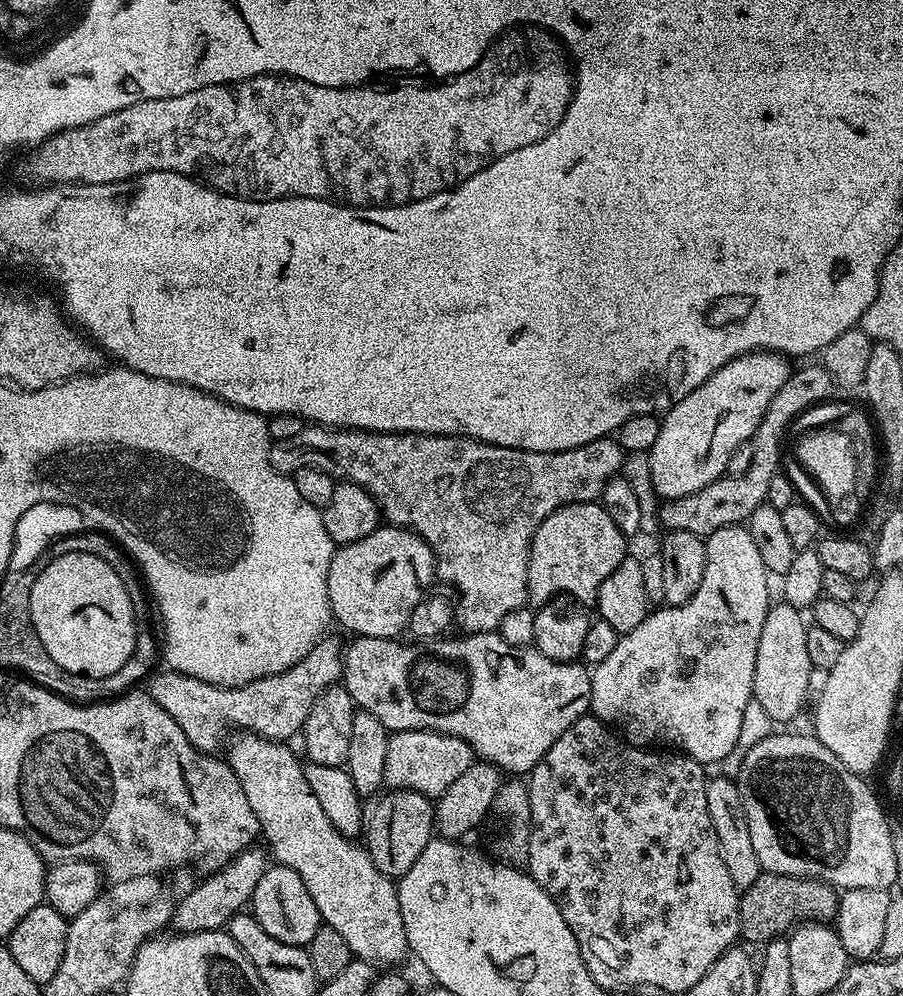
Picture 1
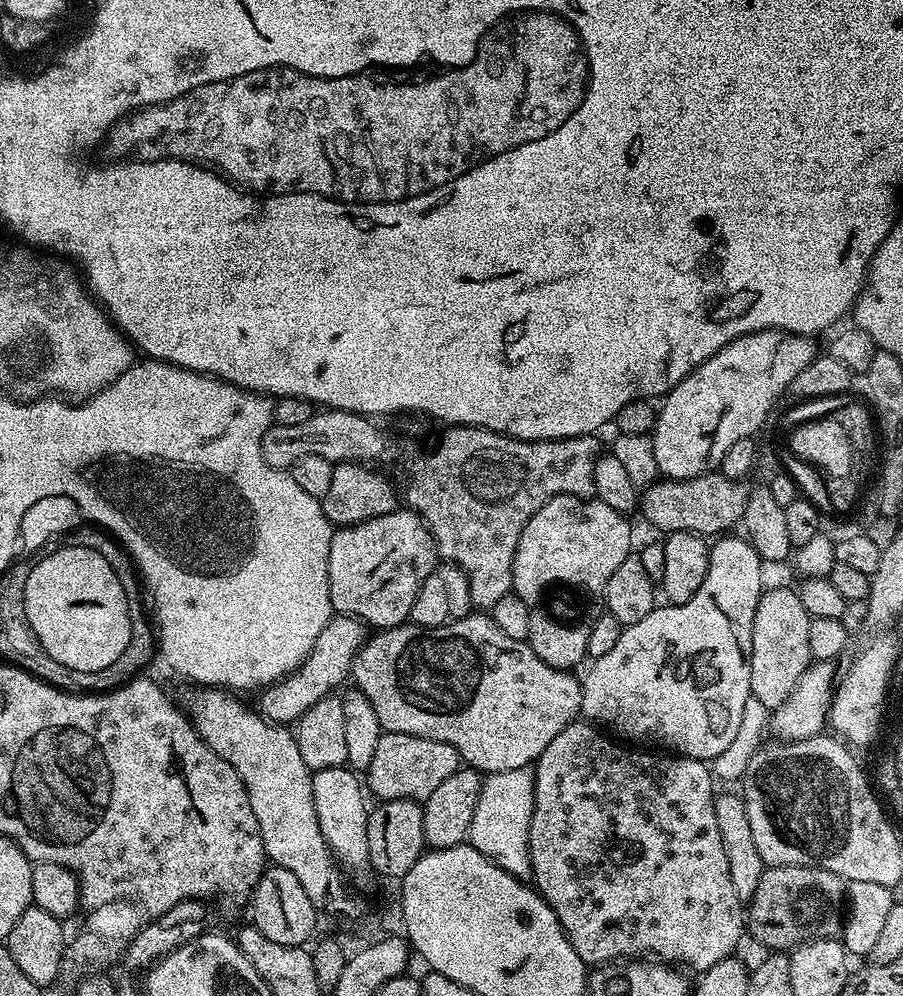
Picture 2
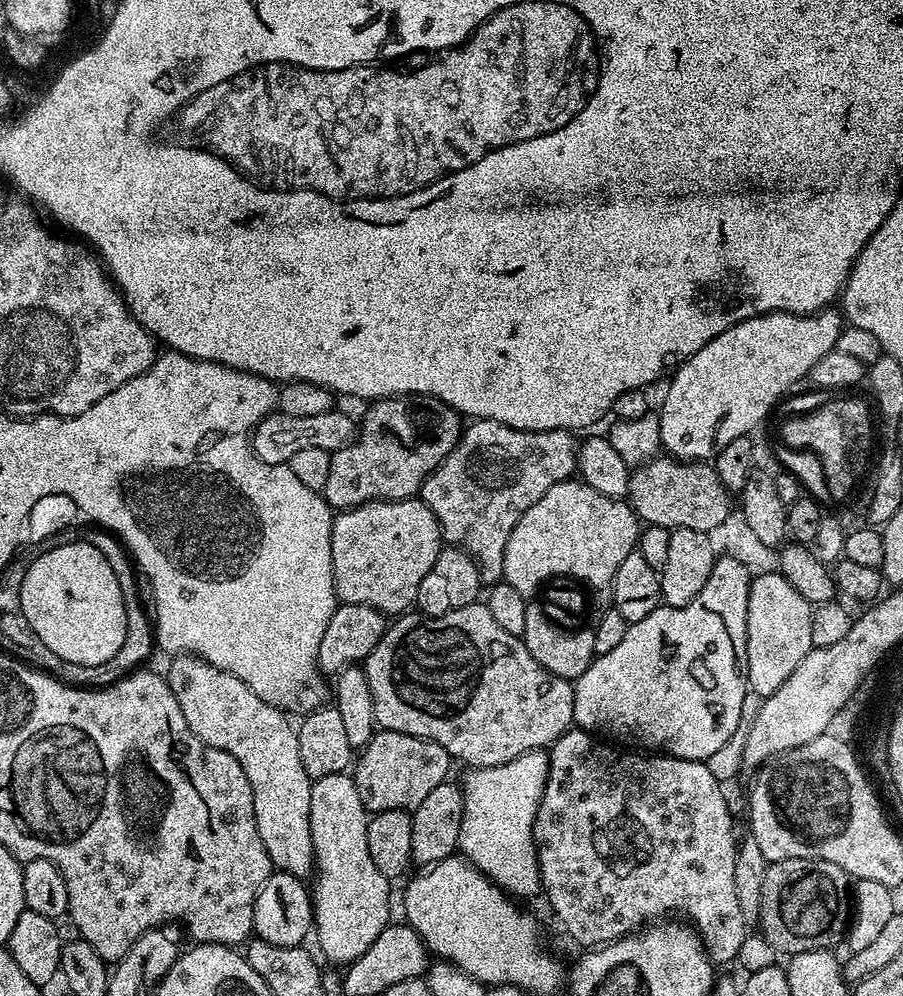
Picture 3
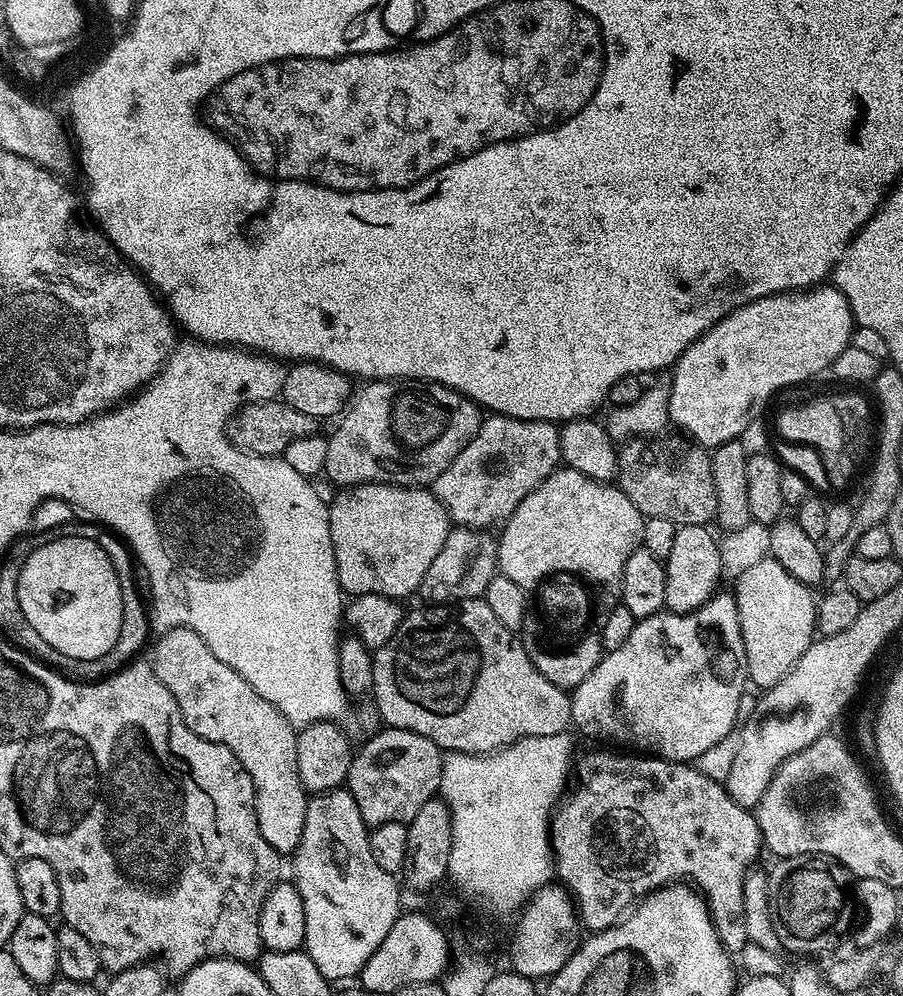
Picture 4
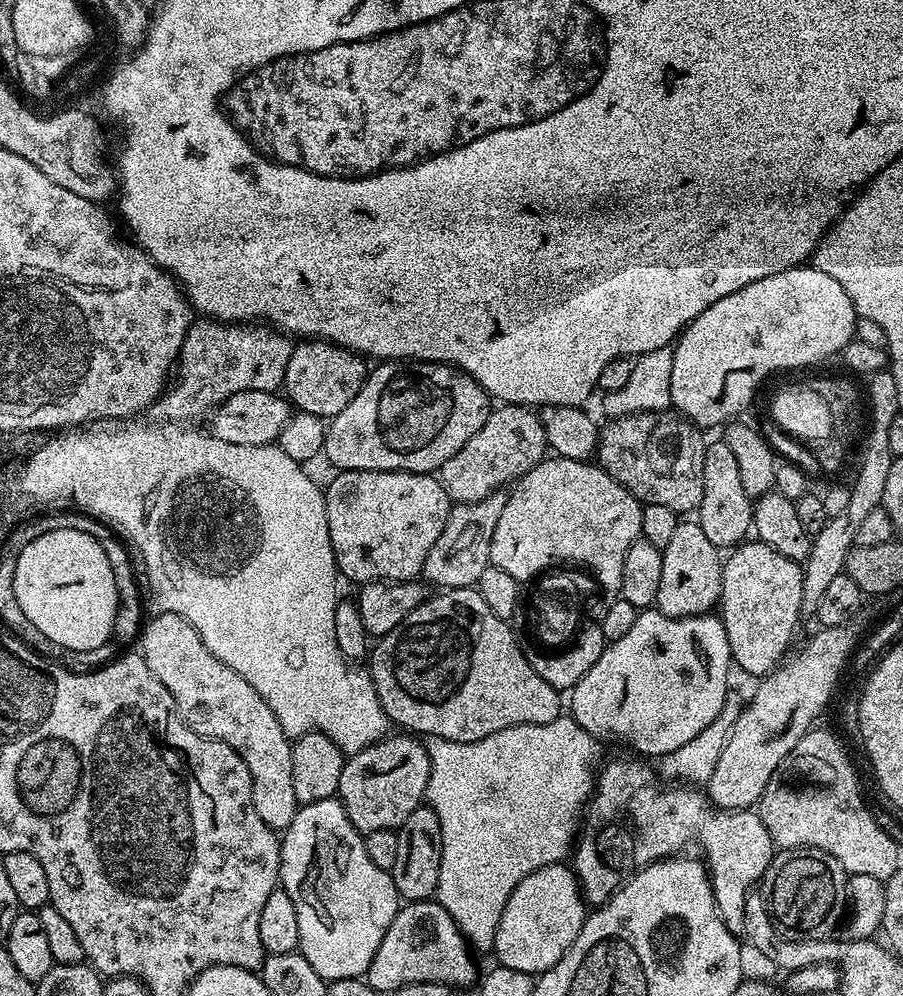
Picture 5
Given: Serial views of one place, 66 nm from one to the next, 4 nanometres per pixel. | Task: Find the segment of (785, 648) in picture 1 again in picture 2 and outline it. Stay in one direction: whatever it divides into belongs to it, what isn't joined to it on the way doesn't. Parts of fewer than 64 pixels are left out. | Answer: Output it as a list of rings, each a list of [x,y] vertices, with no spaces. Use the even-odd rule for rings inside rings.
[[[772,588],[760,593],[760,601],[754,610],[754,630],[752,631],[752,657],[750,658],[750,690],[752,696],[769,710],[782,706],[786,698],[798,686],[798,678],[808,669],[812,660],[810,654],[810,617],[806,606],[802,606],[800,593],[788,588]]]

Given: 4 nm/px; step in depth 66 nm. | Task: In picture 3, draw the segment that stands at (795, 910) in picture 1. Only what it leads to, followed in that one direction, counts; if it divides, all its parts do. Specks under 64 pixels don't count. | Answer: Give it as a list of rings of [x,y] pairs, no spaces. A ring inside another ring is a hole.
[[[786,858],[769,863],[766,879],[762,881],[758,928],[777,953],[795,954],[819,948],[835,949],[837,947],[835,944],[845,939],[849,920],[850,877],[838,866],[834,866],[834,862],[810,858]]]

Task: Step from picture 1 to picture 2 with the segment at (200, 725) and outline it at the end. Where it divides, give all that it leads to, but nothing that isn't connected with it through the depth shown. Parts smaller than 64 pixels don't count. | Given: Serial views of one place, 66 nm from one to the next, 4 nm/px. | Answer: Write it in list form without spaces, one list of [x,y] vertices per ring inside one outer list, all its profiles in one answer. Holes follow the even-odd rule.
[[[333,615],[332,619],[326,622],[326,626],[322,626],[322,634],[318,634],[318,642],[314,642],[310,654],[301,662],[299,668],[295,672],[289,672],[284,679],[268,685],[259,693],[260,715],[281,726],[299,721],[300,716],[306,714],[310,706],[314,706],[314,702],[333,695],[337,691],[336,687],[344,679],[346,681],[349,679],[354,658],[360,653],[360,647],[369,635],[369,629],[364,621],[359,620],[357,616]]]

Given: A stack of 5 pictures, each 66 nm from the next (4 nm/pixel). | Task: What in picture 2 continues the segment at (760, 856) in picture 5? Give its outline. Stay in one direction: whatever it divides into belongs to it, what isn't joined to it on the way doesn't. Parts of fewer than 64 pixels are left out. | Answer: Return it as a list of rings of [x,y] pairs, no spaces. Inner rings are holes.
[[[573,722],[566,725],[558,734],[558,738],[554,738],[554,742],[550,742],[550,746],[546,746],[546,750],[542,750],[542,754],[537,758],[534,765],[536,778],[534,782],[534,806],[528,817],[528,862],[532,868],[531,879],[534,881],[536,891],[543,896],[544,901],[554,910],[558,922],[564,927],[565,934],[568,935],[568,941],[574,946],[578,958],[584,960],[585,965],[608,966],[613,962],[623,961],[625,958],[655,957],[657,961],[669,966],[683,966],[685,969],[693,968],[696,974],[702,974],[706,970],[710,970],[710,966],[714,966],[714,962],[722,962],[722,958],[733,955],[736,950],[736,943],[746,932],[746,904],[745,901],[738,898],[738,894],[734,894],[734,886],[730,883],[730,862],[726,862],[726,850],[722,850],[722,834],[718,834],[718,822],[714,820],[713,769],[705,761],[695,760],[689,756],[677,756],[675,754],[652,754],[656,756],[647,756],[644,752],[631,752],[630,749],[623,748],[623,746],[628,746],[625,746],[623,743],[620,743],[621,745],[615,744],[615,742],[620,743],[591,722]]]

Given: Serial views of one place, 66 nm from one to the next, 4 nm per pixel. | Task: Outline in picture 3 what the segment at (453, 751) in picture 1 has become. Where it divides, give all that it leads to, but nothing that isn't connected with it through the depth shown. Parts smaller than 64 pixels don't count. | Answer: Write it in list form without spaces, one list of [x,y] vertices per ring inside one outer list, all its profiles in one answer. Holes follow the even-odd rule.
[[[377,731],[372,741],[359,753],[354,764],[358,798],[362,798],[365,808],[372,814],[382,810],[412,813],[418,806],[422,806],[426,794],[430,794],[434,786],[449,779],[448,763],[448,752],[438,746],[438,742],[430,742],[401,732]]]

